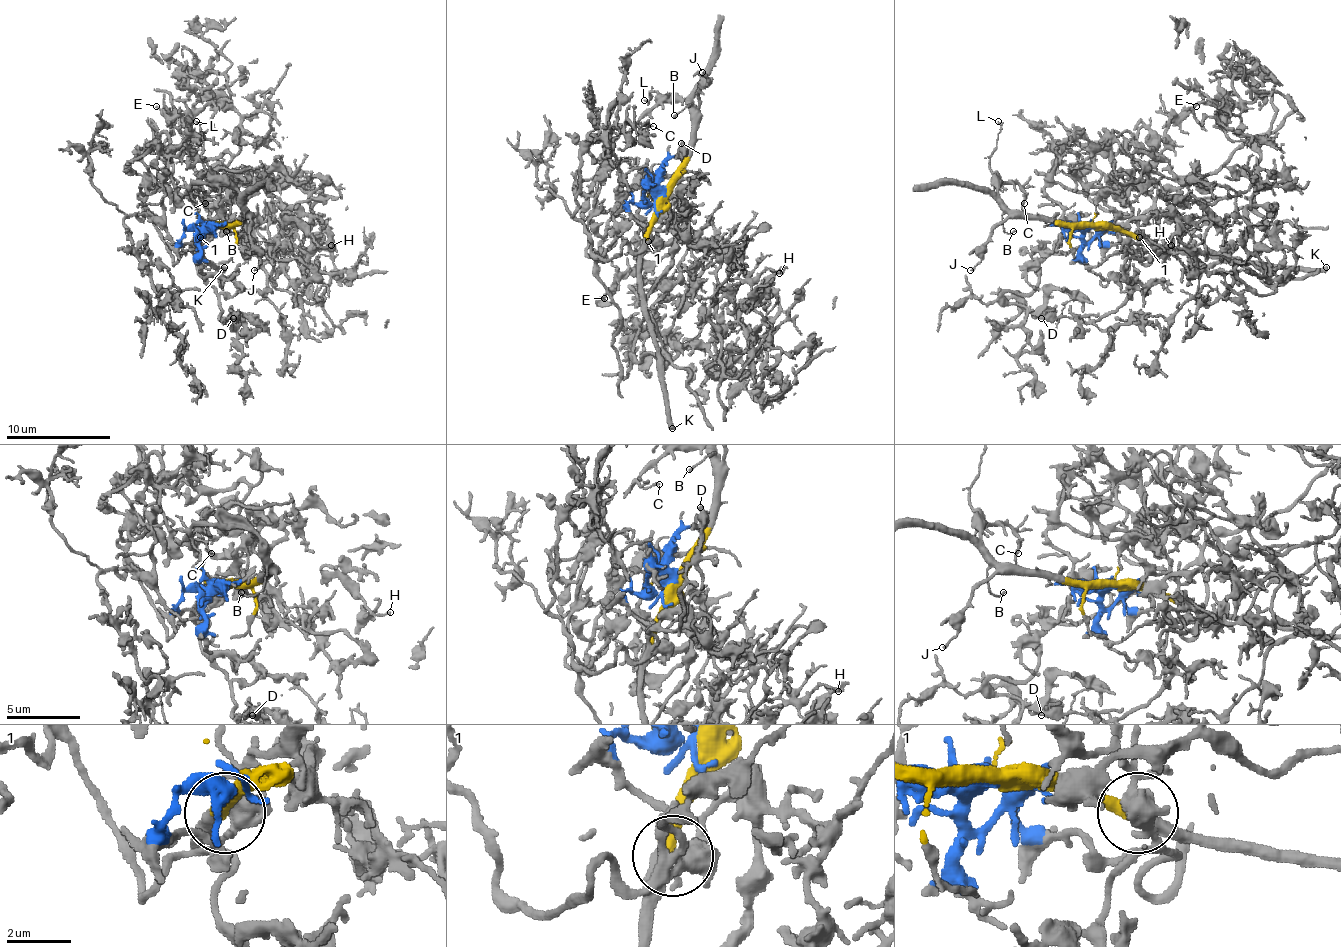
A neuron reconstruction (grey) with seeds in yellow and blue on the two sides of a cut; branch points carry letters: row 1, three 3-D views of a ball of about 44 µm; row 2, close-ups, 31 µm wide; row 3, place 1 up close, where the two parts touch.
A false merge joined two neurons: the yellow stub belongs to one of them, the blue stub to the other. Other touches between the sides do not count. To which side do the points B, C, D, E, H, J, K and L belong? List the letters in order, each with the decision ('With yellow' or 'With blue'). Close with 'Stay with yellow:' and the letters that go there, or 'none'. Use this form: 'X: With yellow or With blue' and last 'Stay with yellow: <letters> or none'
B: With yellow
C: With yellow
D: With blue
E: With blue
H: With blue
J: With yellow
K: With yellow
L: With yellow
Stay with yellow: B, C, J, K, L

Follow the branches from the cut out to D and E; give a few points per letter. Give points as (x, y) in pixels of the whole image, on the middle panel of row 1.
D: (660, 197), (631, 202), (629, 210), (644, 231), (665, 228), (670, 215), (670, 189), (681, 171), (681, 142)
E: (660, 197), (631, 202), (631, 215), (649, 241), (665, 223), (689, 228), (694, 278), (678, 233), (605, 299)

